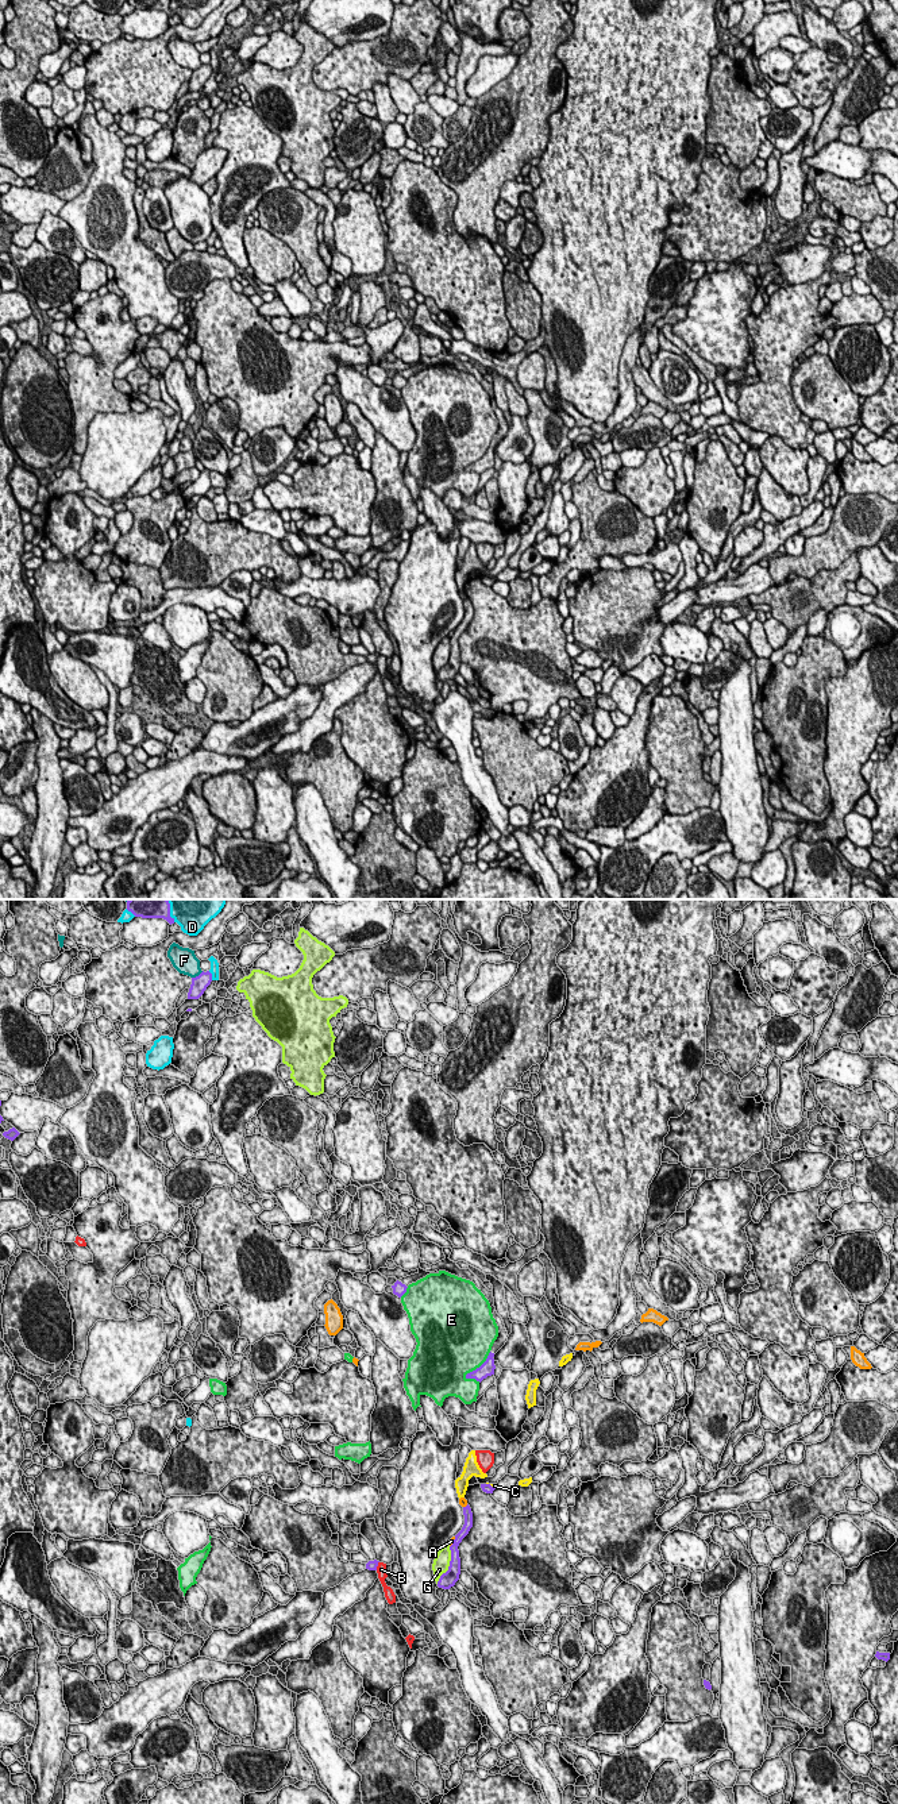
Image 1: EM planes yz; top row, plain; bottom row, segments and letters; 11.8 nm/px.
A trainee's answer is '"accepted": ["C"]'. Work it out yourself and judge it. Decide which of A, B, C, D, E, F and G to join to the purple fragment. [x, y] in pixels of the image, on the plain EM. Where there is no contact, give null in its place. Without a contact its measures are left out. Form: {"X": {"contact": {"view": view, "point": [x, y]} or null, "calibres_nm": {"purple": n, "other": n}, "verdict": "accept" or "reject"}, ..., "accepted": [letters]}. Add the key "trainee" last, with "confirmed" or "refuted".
{"A": {"contact": {"view": "yz", "point": [454, 635]}, "calibres_nm": {"purple": 130, "other": 60}, "verdict": "reject"}, "B": {"contact": {"view": "yz", "point": [377, 658]}, "calibres_nm": {"purple": 130, "other": 130}, "verdict": "reject"}, "C": {"contact": {"view": "yz", "point": [489, 577]}, "calibres_nm": {"purple": 120, "other": 50}, "verdict": "reject"}, "D": {"contact": {"view": "yz", "point": [211, 68]}, "calibres_nm": {"purple": 190, "other": 100}, "verdict": "reject"}, "E": {"contact": {"view": "yz", "point": [477, 461]}, "calibres_nm": {"purple": 160, "other": 500}, "verdict": "reject"}, "F": {"contact": {"view": "yz", "point": [199, 68]}, "calibres_nm": {"purple": 190, "other": 300}, "verdict": "reject"}, "G": {"contact": {"view": "yz", "point": [450, 658]}, "calibres_nm": {"purple": 190, "other": 190}, "verdict": "reject"}, "accepted": [], "trainee": "refuted"}

